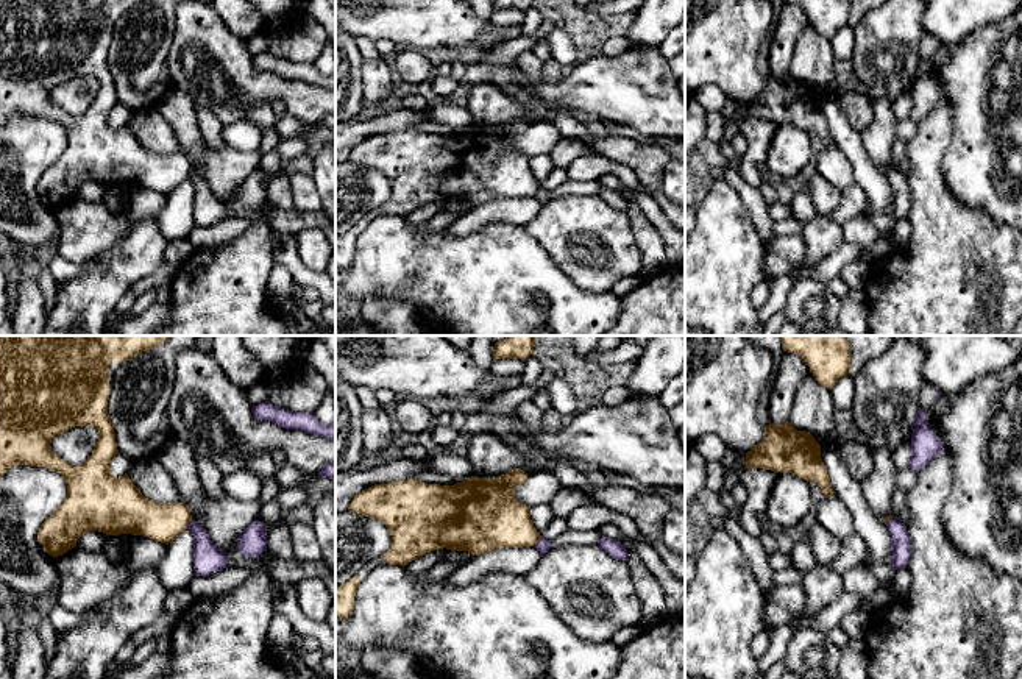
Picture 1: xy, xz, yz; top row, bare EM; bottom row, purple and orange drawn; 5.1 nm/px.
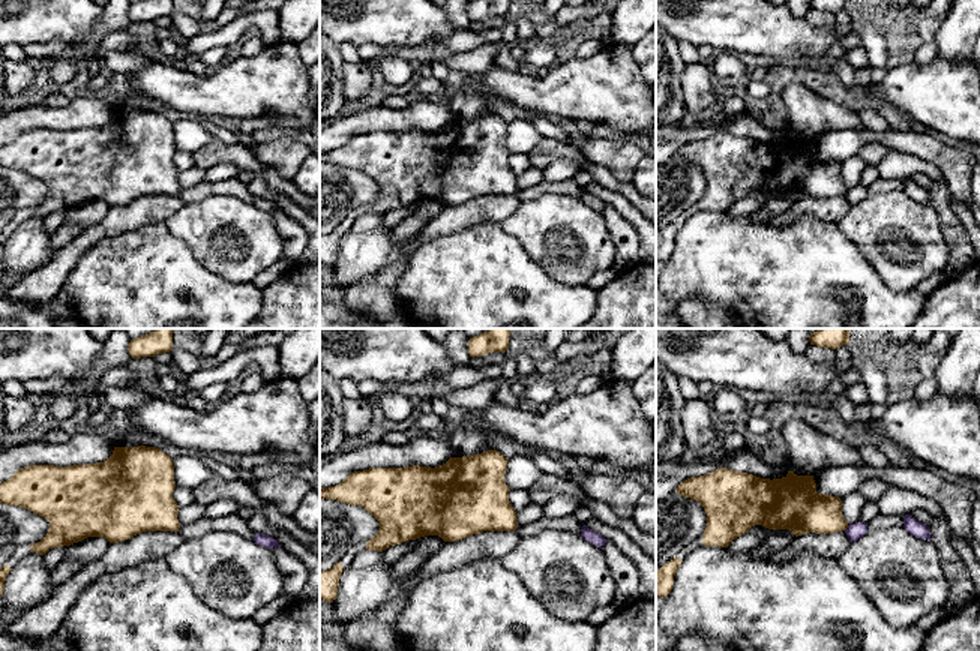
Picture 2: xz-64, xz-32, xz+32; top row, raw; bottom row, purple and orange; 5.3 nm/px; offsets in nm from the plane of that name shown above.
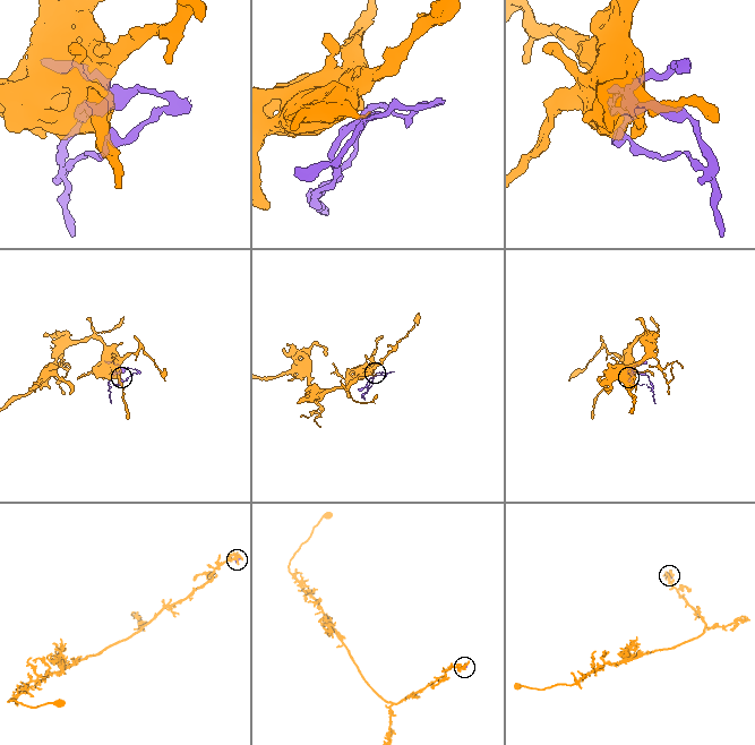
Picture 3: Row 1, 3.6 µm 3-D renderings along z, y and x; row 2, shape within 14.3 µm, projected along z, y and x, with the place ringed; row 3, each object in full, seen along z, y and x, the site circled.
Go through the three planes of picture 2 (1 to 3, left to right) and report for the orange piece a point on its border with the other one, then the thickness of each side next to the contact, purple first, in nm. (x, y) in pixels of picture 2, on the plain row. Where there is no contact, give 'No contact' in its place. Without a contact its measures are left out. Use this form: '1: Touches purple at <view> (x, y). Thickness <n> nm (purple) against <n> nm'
1: No contact
2: No contact
3: Touches purple at xz+32 (847, 192). Thickness 90 nm (purple) against 240 nm

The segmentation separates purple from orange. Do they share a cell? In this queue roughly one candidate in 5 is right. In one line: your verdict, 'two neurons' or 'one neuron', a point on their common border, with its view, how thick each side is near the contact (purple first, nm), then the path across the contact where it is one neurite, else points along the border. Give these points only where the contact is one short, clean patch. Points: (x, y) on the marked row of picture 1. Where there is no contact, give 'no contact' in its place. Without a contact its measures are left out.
two neurons; contact xz (539, 540); calibres 80 and 300 nm; border xz (542, 536), (534, 545)

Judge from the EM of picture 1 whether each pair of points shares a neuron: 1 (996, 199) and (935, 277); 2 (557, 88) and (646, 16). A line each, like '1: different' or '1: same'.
1: different
2: different

